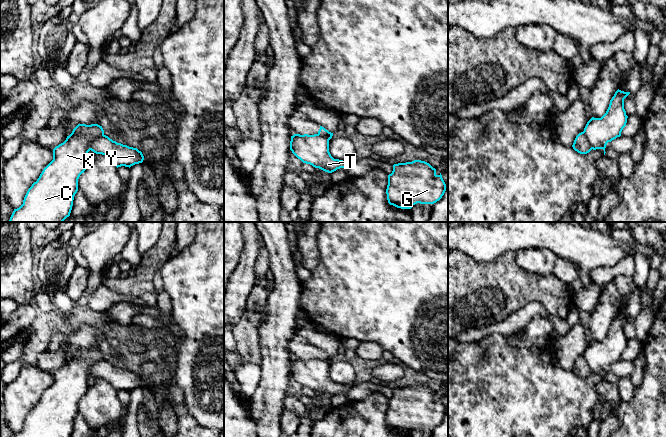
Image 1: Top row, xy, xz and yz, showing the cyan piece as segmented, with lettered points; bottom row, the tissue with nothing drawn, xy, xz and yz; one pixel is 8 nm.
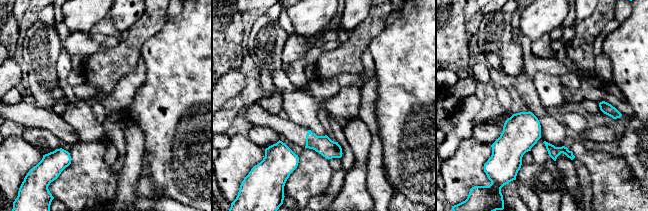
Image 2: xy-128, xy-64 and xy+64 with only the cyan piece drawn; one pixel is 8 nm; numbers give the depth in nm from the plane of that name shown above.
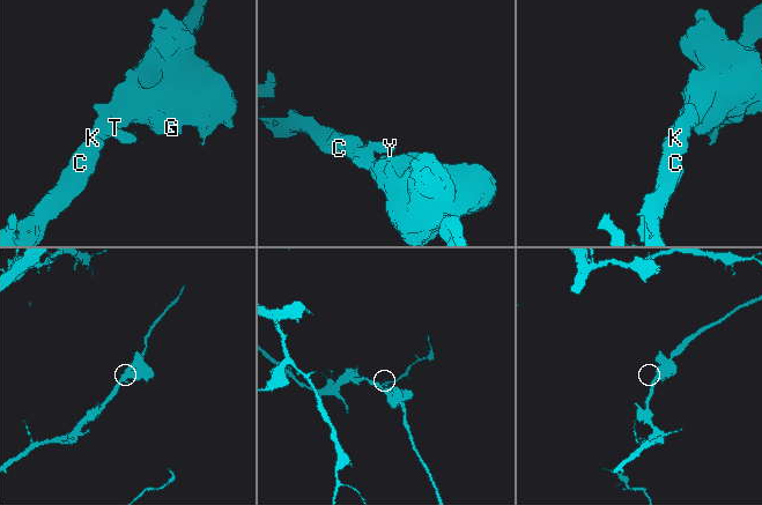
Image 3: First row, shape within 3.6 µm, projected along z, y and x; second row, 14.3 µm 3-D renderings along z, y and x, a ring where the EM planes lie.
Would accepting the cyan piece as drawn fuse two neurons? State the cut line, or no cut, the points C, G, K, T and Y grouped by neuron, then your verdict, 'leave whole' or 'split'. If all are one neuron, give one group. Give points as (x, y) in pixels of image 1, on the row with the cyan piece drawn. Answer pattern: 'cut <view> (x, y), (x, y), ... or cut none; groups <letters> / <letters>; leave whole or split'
cut xy (103, 134), (93, 140), (89, 149); groups C G K T / Y; split

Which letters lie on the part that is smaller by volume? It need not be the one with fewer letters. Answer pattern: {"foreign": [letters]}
{"foreign": ["Y"]}

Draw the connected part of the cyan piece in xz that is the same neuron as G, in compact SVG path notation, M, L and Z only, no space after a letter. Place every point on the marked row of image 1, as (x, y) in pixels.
M414 160L394 164L392 173L388 175L387 200L390 205L397 208L411 209L417 203L434 204L442 198L445 191L446 184L441 173L437 175L436 169L425 161Z

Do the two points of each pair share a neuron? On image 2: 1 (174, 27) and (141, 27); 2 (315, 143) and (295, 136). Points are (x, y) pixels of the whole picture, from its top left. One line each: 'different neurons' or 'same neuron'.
1: different neurons
2: same neuron

